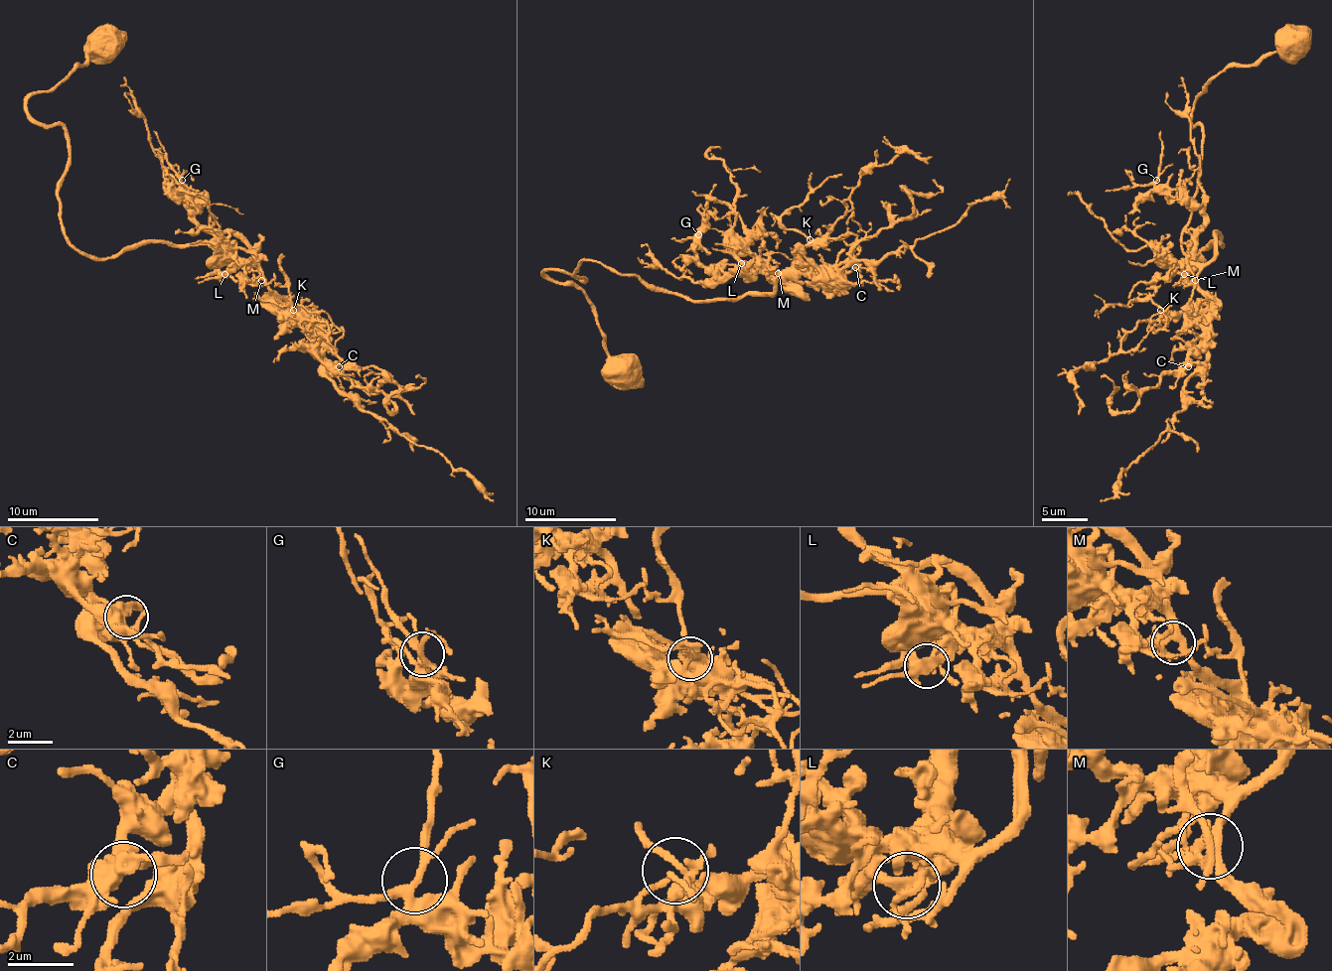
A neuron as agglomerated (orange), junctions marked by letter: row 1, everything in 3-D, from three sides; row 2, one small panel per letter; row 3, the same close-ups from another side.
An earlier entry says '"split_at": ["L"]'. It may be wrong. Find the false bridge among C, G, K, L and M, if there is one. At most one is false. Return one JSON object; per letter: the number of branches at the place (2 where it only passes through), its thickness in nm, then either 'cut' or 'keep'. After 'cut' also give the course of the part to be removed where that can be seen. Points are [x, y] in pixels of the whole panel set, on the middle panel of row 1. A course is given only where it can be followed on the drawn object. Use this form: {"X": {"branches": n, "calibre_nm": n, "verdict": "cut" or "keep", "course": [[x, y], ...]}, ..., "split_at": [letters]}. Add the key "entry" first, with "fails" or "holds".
{"entry": "fails", "C": {"branches": 4, "calibre_nm": 400, "verdict": "keep"}, "G": {"branches": 4, "calibre_nm": 280, "verdict": "keep"}, "K": {"branches": 3, "calibre_nm": 190, "verdict": "keep"}, "L": {"branches": 3, "calibre_nm": 300, "verdict": "keep"}, "M": {"branches": 4, "calibre_nm": 280, "verdict": "keep"}, "split_at": []}

